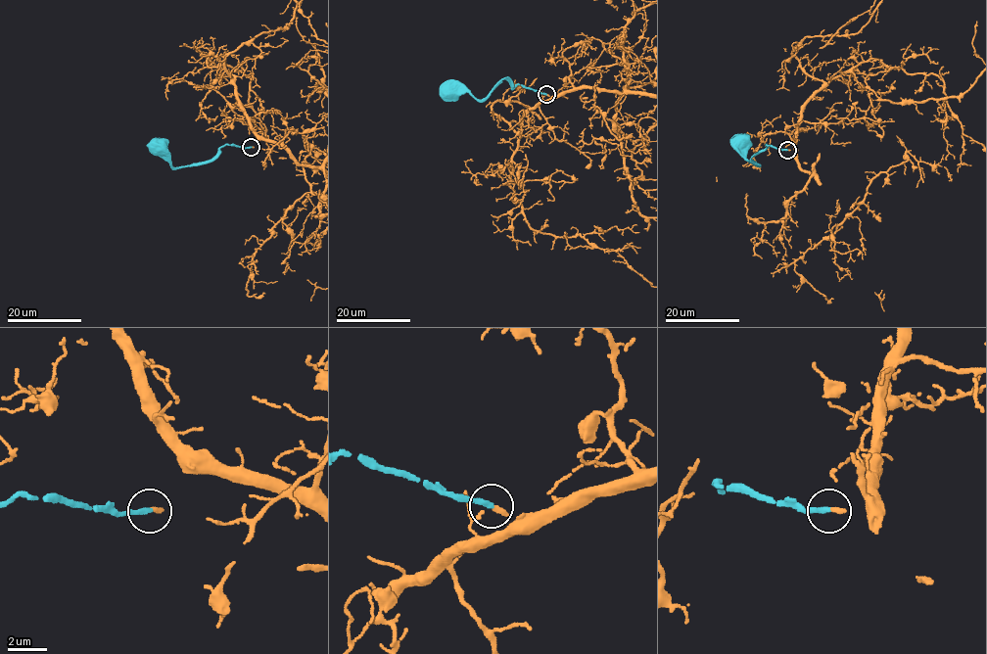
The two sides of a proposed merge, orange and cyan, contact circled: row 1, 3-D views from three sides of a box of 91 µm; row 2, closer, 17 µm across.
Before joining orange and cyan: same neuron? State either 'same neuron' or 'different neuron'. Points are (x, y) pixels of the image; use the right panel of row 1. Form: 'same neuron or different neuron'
same neuron

